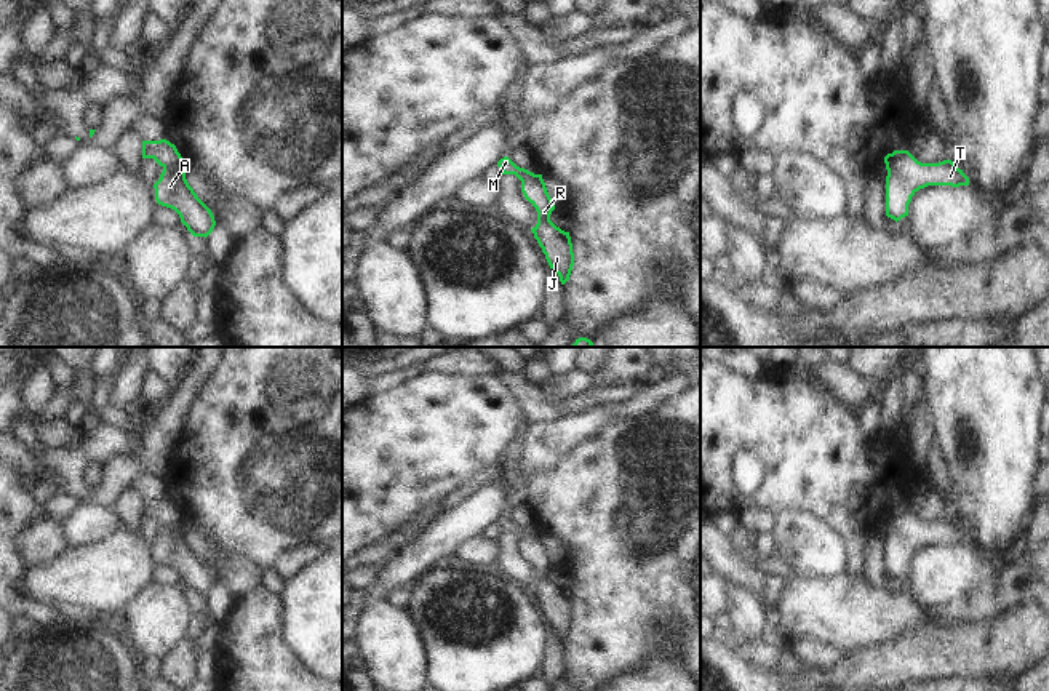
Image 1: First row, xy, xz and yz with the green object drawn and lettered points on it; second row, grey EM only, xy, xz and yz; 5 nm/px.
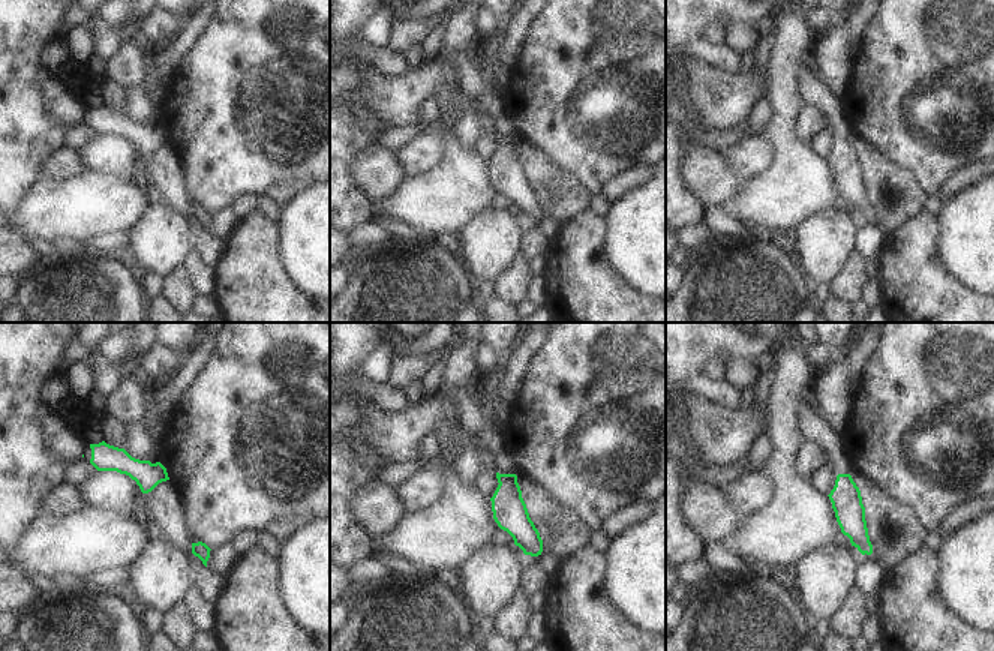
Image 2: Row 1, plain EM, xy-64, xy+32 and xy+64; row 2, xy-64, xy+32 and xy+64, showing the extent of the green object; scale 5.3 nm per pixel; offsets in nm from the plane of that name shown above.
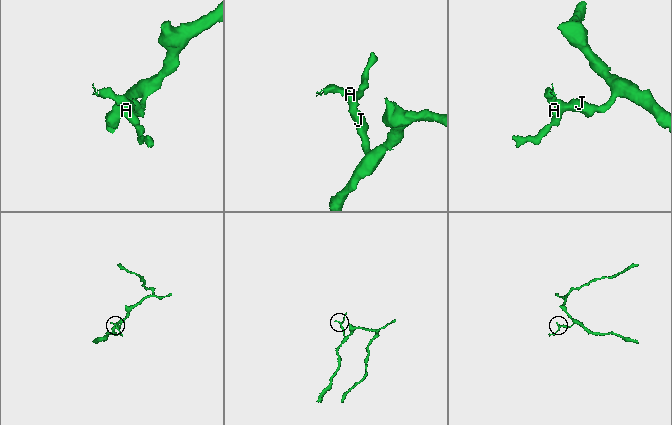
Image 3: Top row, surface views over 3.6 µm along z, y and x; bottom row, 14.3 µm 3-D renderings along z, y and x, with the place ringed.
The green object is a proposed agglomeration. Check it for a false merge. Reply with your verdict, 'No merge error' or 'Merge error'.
Merge error

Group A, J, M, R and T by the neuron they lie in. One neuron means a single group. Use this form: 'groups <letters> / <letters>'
groups A J R T / M

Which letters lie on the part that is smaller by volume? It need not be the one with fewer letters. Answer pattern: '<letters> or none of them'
M

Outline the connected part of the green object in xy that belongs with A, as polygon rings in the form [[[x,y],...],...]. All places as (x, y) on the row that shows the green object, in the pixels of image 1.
[[[184,162],[163,168],[154,189],[157,203],[174,210],[193,237],[206,238],[213,232],[214,216],[189,186]]]

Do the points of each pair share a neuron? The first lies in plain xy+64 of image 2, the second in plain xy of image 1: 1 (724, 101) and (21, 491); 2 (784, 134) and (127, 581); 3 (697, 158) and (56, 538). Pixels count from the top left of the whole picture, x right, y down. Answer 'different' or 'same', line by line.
1: different
2: same
3: same

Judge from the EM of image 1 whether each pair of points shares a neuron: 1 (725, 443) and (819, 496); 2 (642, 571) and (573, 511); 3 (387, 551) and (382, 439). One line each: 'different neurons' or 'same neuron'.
1: same neuron
2: same neuron
3: different neurons

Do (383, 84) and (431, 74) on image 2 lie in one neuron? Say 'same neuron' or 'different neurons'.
same neuron

